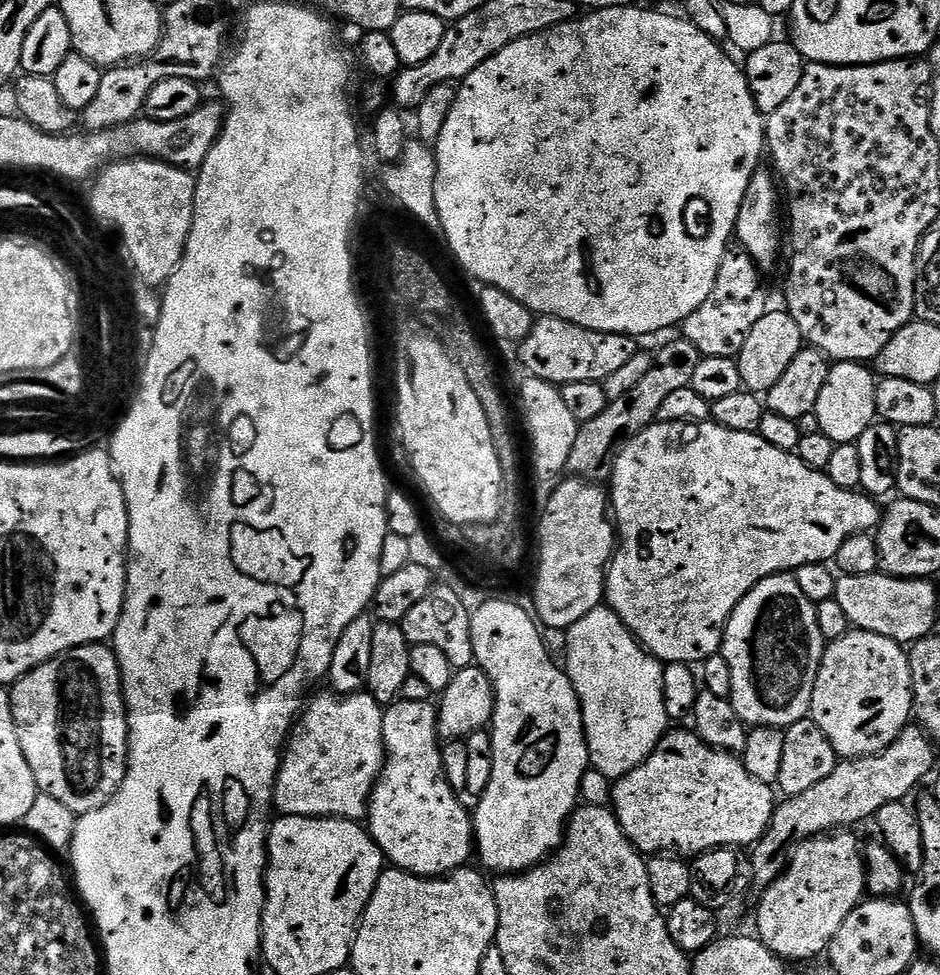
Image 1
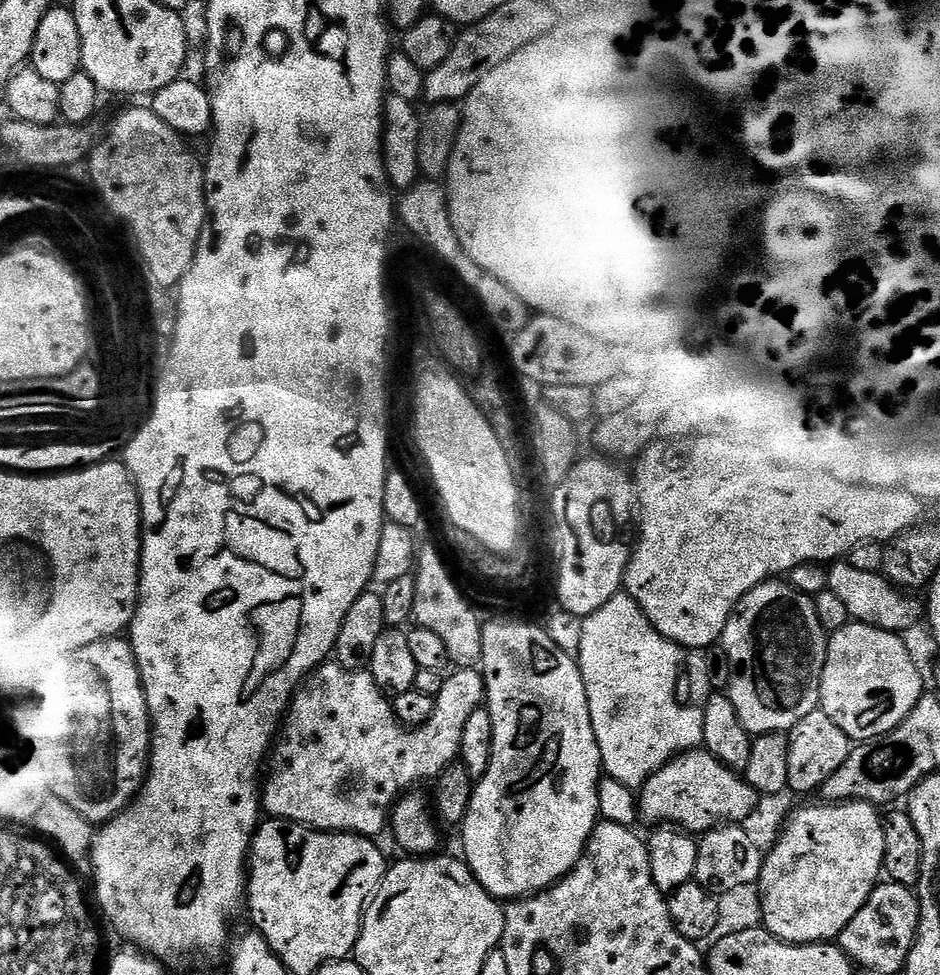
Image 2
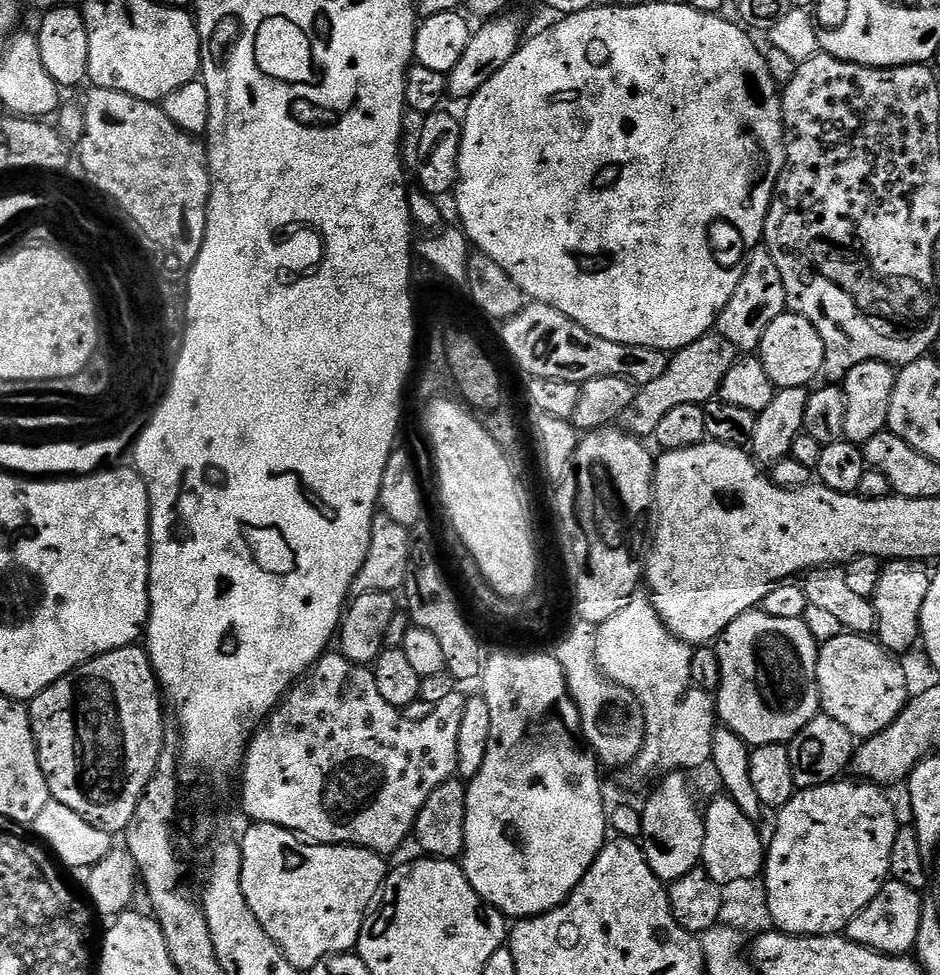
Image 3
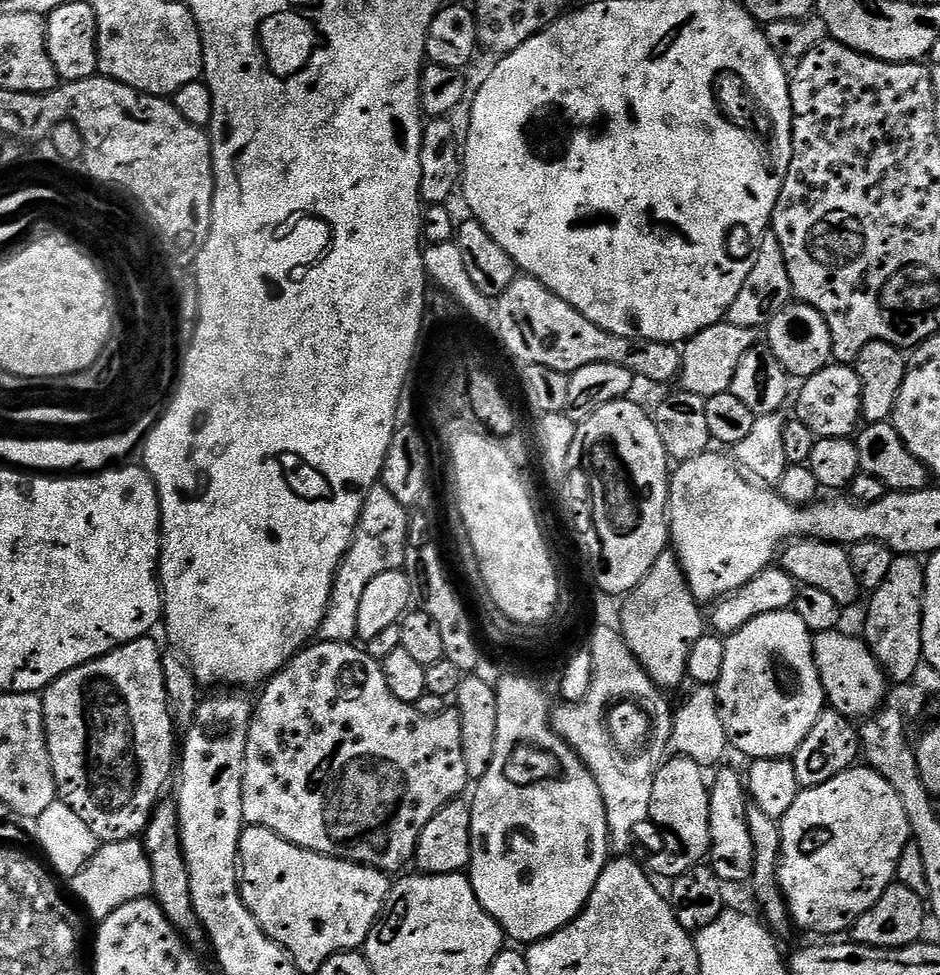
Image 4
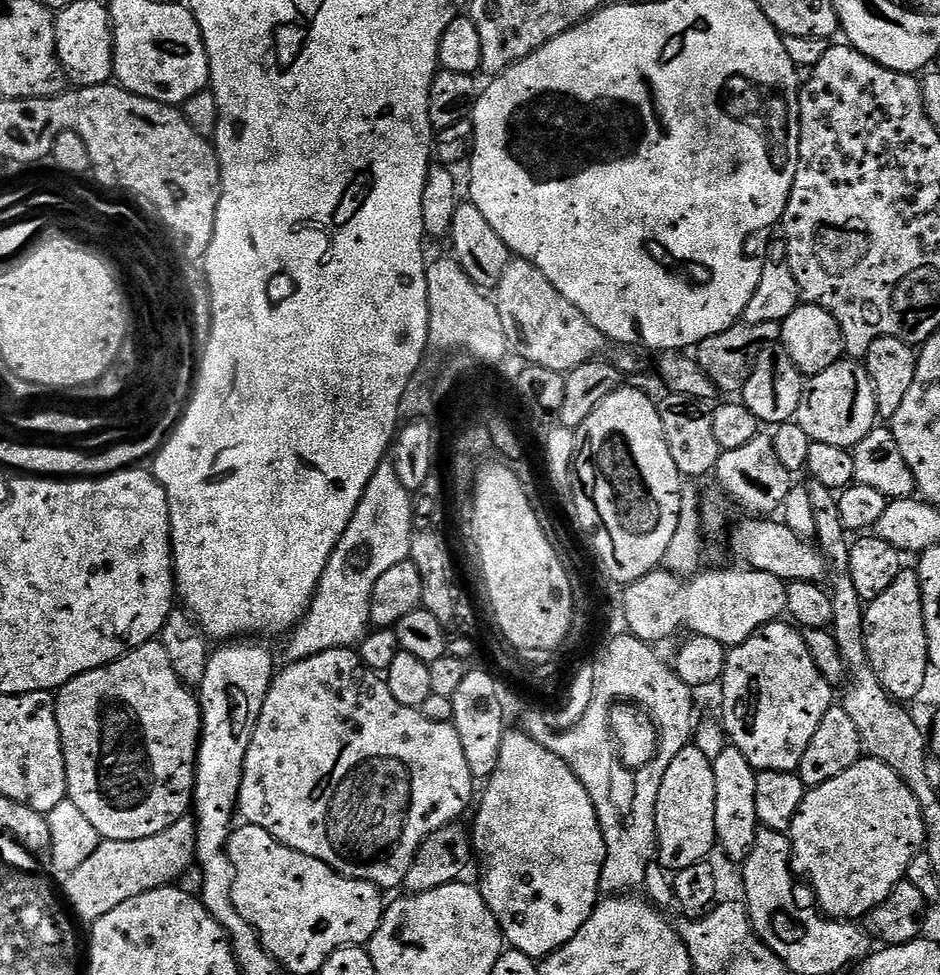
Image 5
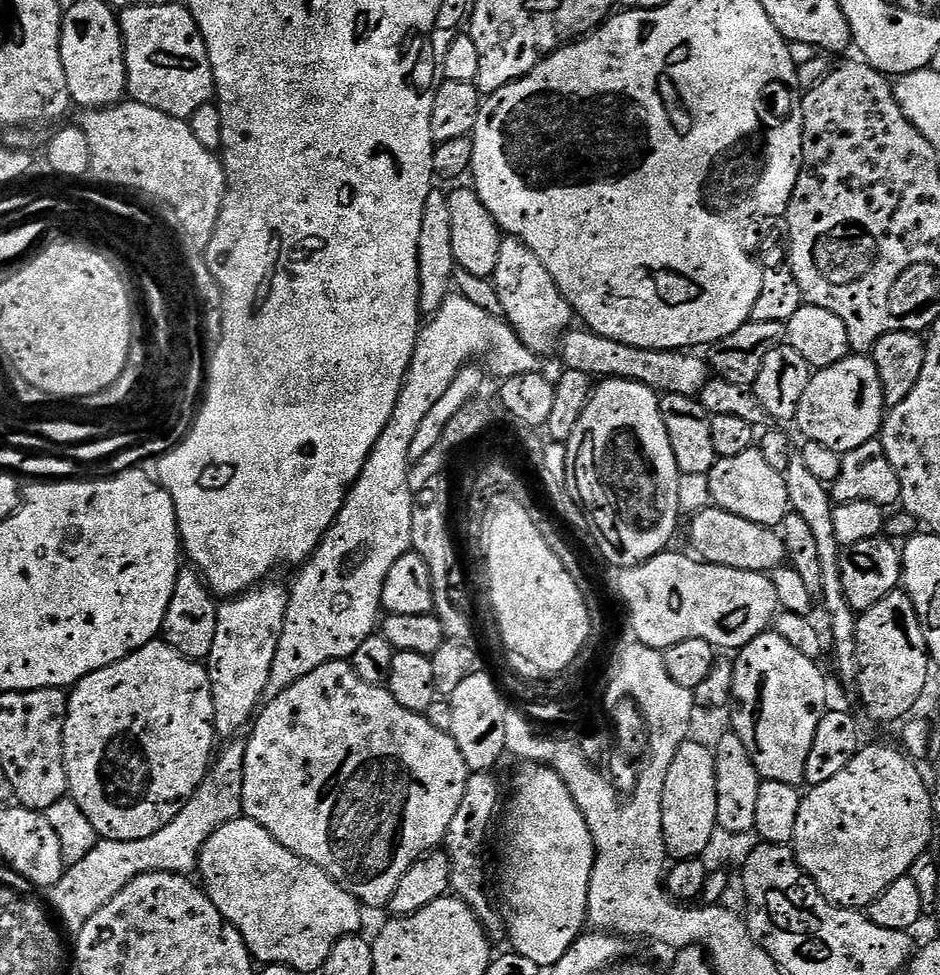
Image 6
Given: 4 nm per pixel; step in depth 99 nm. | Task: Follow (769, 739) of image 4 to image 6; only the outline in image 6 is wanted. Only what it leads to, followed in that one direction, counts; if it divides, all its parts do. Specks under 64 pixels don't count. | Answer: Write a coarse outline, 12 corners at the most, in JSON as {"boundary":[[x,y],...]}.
{"boundary":[[775,630],[735,653],[731,731],[761,781],[804,784],[829,711]]}

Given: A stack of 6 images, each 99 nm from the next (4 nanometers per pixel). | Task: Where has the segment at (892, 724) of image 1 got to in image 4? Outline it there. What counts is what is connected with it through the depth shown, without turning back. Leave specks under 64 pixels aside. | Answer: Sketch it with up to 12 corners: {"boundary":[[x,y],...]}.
{"boundary":[[815,633],[827,703],[864,718],[890,684],[859,635]]}

